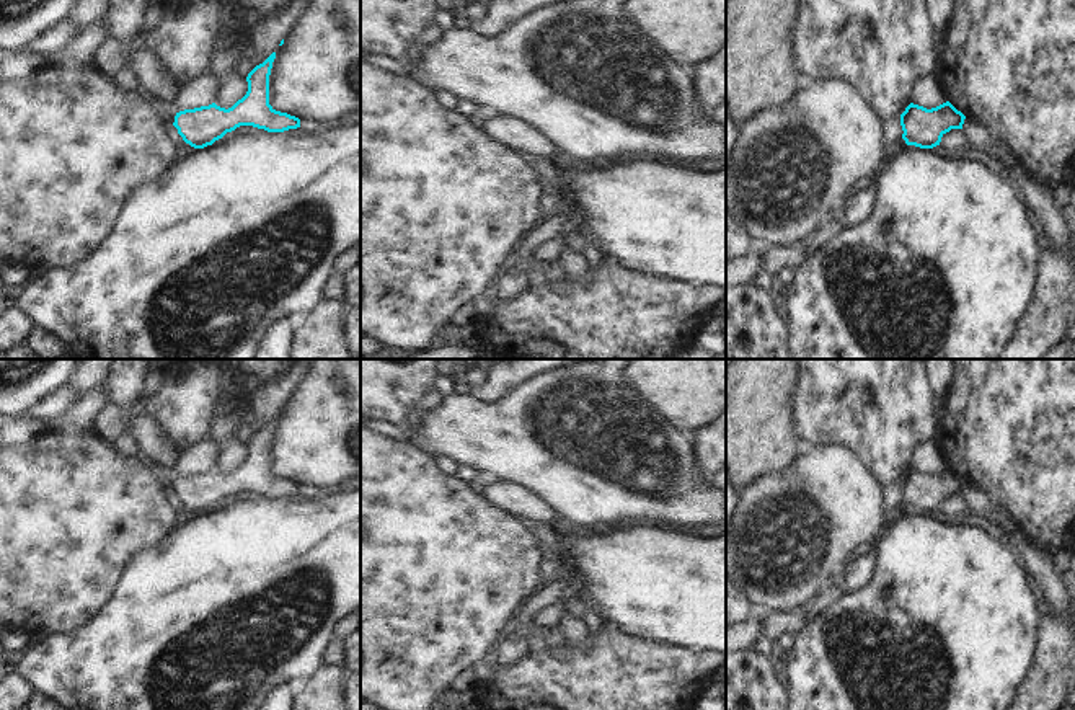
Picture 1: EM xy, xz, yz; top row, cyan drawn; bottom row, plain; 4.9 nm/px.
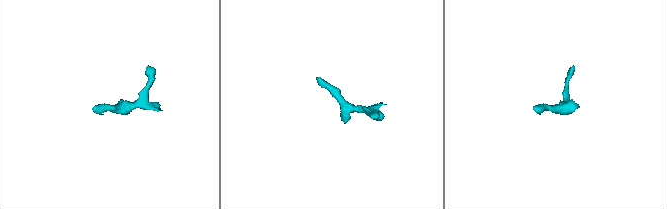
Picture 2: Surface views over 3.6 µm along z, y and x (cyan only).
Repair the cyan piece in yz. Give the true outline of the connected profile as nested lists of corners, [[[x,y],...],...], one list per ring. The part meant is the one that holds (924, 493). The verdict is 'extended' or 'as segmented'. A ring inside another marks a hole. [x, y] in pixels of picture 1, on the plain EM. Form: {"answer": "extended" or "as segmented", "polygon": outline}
{"answer": "as segmented", "polygon": [[[949,467],[931,475],[910,468],[900,480],[902,504],[907,511],[933,514],[951,495],[962,495],[964,485]]]}

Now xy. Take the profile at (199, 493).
{"answer": "as segmented", "polygon": [[[276,418],[256,431],[246,442],[248,457],[232,473],[215,468],[176,478],[173,491],[186,509],[204,514],[240,491],[253,491],[268,498],[284,498],[300,493],[300,485],[276,477],[269,470],[269,441]]]}

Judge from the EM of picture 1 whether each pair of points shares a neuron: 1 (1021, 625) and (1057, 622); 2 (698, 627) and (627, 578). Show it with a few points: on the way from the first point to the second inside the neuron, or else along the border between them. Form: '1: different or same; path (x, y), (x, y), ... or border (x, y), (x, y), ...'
1: different; border (1043, 603), (1036, 652), (1031, 661)
2: same; path (681, 609), (653, 581), (645, 580)

